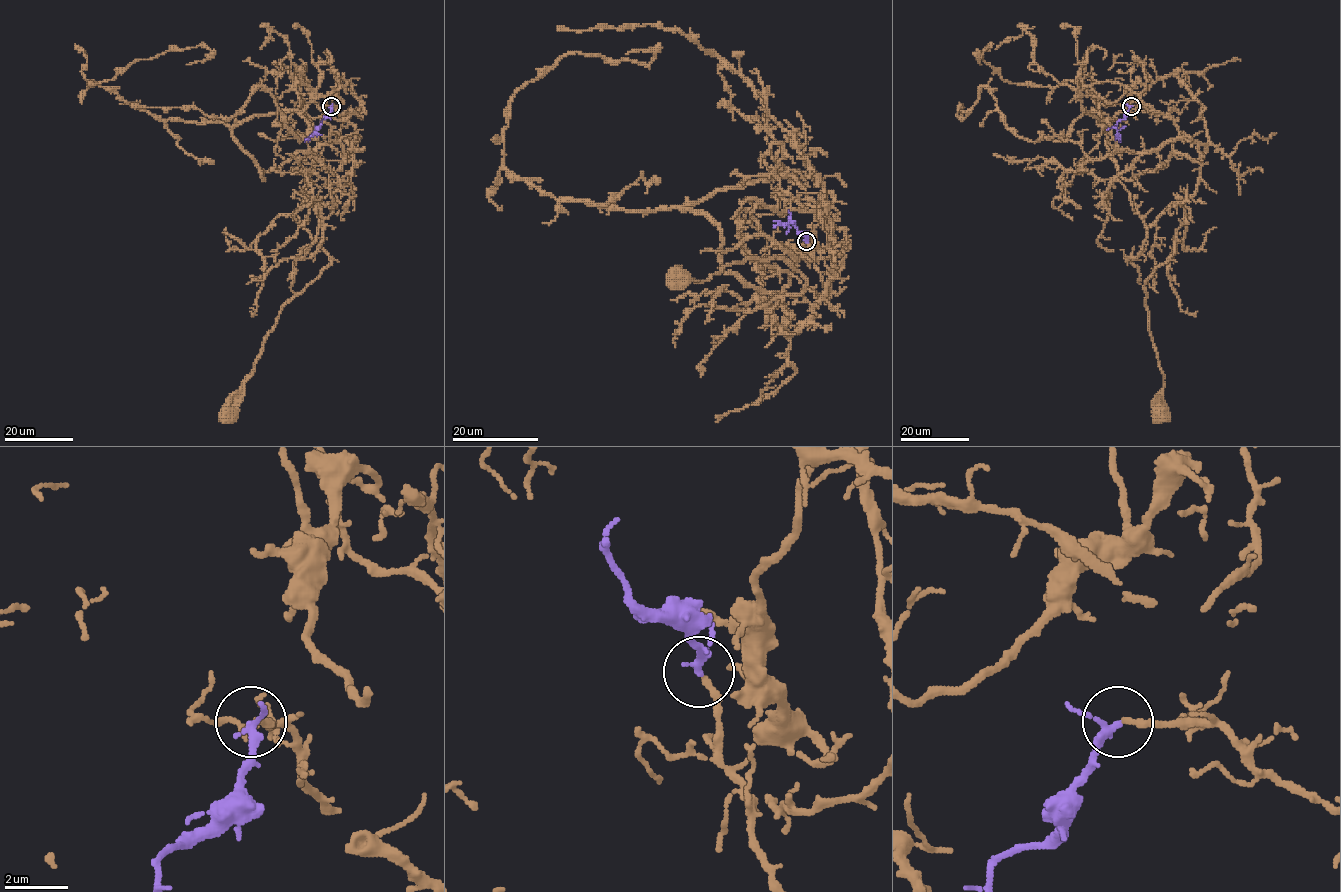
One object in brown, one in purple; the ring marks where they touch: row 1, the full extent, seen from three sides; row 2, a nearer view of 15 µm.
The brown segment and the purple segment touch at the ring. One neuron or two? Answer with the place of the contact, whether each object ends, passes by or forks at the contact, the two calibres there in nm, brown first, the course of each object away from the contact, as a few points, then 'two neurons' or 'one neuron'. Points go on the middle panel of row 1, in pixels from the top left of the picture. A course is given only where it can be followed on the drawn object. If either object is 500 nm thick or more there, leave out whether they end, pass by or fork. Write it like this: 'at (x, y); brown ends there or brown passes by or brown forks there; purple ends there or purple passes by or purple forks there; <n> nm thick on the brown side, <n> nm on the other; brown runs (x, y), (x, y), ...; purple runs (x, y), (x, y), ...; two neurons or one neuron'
at (806, 241); brown ends there; purple passes by; 200 nm thick on the brown side, 240 nm on the other; brown runs (807, 241), (824, 291), (789, 335), (758, 307), (806, 283), (783, 260), (677, 276); purple runs (806, 240), (793, 223), (773, 227); one neuron

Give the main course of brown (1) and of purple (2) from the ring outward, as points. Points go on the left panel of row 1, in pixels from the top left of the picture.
1: (332, 106), (344, 114), (341, 134), (317, 149), (292, 217), (330, 264), (284, 306), (227, 417)
2: (331, 106), (320, 126), (304, 141)

